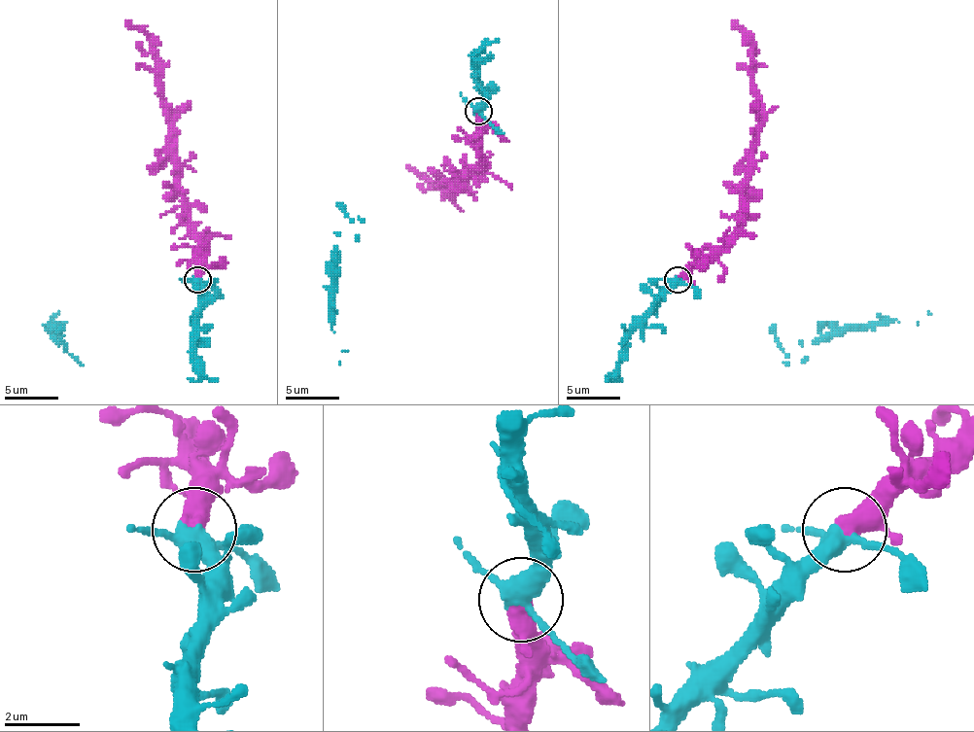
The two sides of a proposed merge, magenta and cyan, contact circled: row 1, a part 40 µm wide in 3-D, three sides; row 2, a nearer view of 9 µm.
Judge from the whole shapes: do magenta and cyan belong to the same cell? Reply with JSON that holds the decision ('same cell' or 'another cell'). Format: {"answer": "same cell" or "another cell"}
{"answer": "same cell"}

